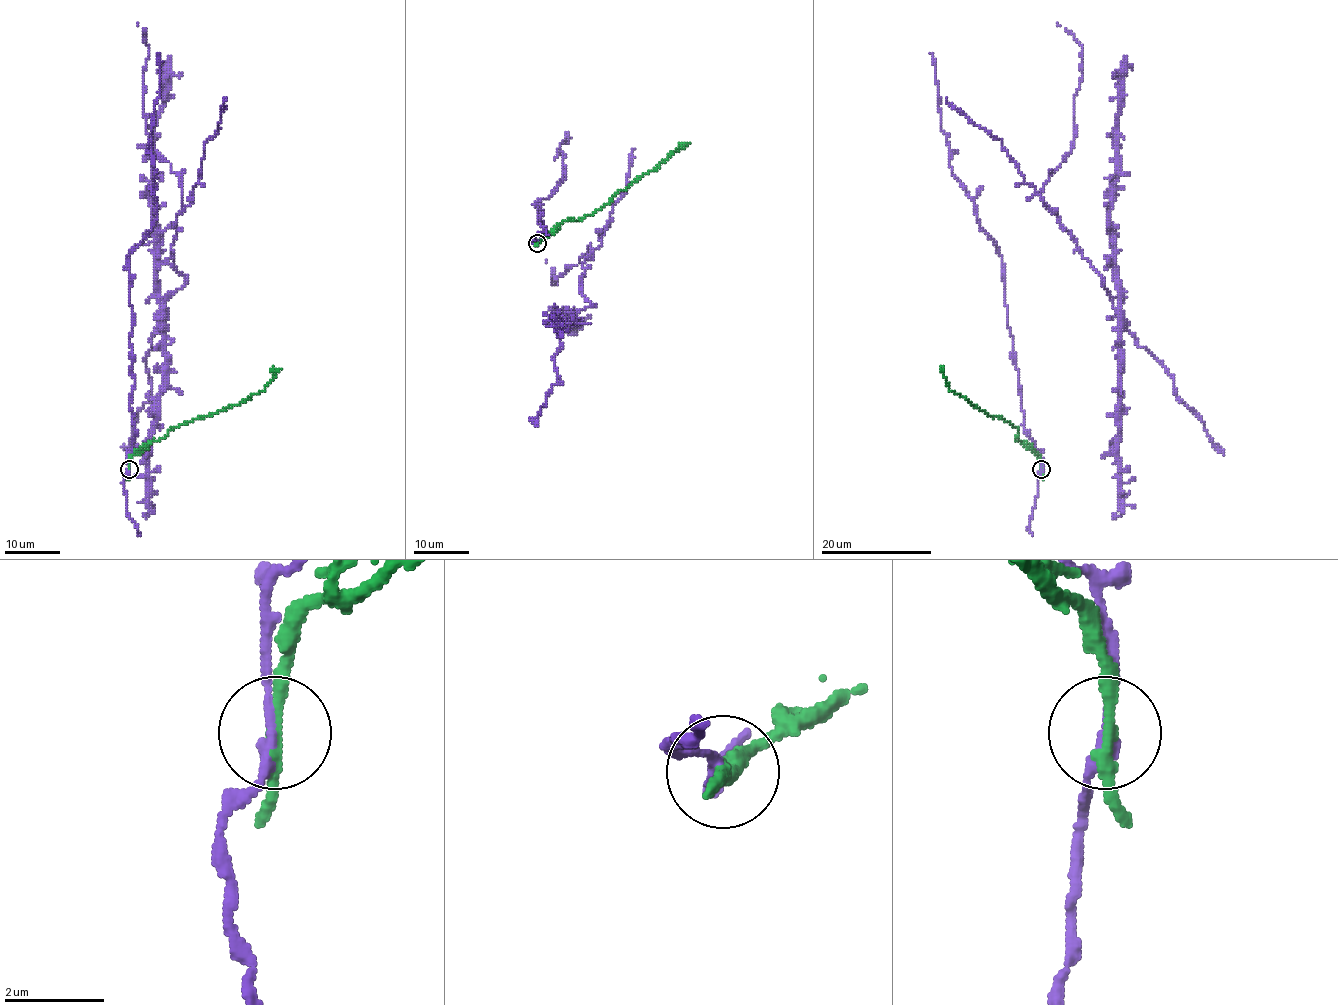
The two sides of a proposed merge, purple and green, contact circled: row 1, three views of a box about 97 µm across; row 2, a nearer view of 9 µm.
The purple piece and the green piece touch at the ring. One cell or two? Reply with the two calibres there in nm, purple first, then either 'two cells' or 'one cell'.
240 nm thick on the purple side, 240 nm on the other; two cells

